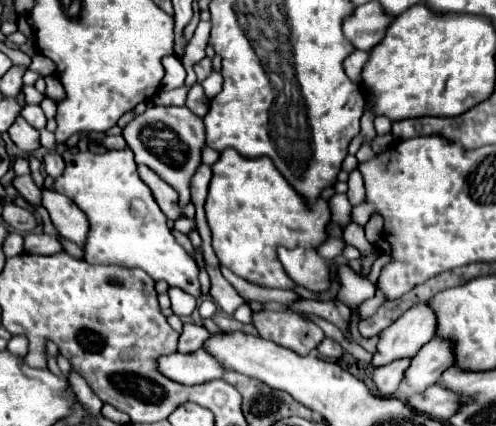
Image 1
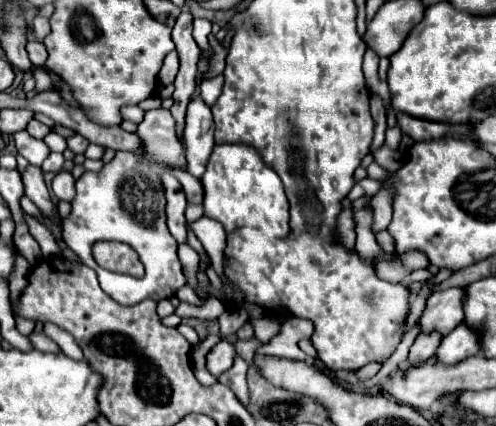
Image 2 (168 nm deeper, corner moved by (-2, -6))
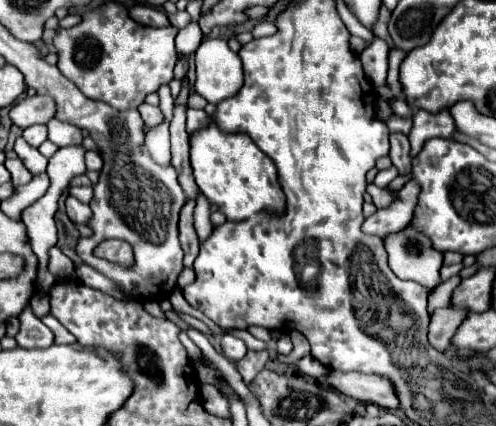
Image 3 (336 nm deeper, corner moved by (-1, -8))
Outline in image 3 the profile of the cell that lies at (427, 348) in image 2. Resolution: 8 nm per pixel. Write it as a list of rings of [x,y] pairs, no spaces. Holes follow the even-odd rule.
[[[446,306],[434,310],[430,320],[430,330],[428,330],[430,344],[434,344],[434,348],[440,348],[444,352],[450,346],[450,338],[454,336],[454,332],[458,330],[458,326],[464,322],[466,316],[468,310],[458,306]]]

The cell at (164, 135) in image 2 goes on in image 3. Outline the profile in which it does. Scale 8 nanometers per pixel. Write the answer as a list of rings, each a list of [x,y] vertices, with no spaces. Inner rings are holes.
[[[140,104],[140,106],[138,106],[138,112],[140,112],[140,116],[142,116],[142,120],[144,120],[144,124],[146,124],[148,128],[154,128],[154,126],[158,126],[158,124],[164,120],[164,116],[162,116],[162,112],[160,112],[158,106]]]

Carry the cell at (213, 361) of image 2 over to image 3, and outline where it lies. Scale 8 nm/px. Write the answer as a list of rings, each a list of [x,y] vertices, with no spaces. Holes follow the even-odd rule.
[[[224,334],[222,336],[222,350],[224,350],[226,358],[238,362],[238,360],[242,360],[246,356],[248,348],[246,348],[246,344],[240,338],[236,338],[232,334]]]

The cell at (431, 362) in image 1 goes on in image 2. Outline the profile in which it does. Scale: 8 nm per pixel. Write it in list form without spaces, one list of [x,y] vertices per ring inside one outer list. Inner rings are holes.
[[[459,324],[451,334],[447,334],[441,340],[435,352],[435,358],[439,364],[453,366],[453,364],[459,364],[463,358],[469,358],[475,354],[479,354],[479,342],[475,342],[475,334],[471,334],[467,326]]]

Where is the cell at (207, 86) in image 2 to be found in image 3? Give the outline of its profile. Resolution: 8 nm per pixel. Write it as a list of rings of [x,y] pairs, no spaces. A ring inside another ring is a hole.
[[[208,104],[204,110],[210,116],[210,124],[196,134],[190,134],[190,162],[196,184],[208,202],[218,204],[220,212],[234,222],[246,220],[266,208],[282,212],[286,200],[272,160],[256,148],[248,134],[224,134],[214,122],[216,110],[212,104]]]

